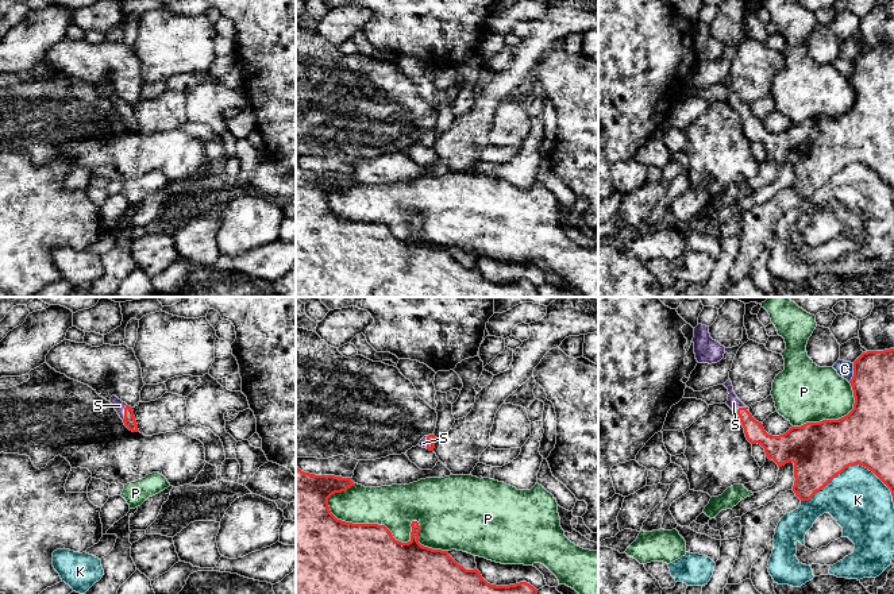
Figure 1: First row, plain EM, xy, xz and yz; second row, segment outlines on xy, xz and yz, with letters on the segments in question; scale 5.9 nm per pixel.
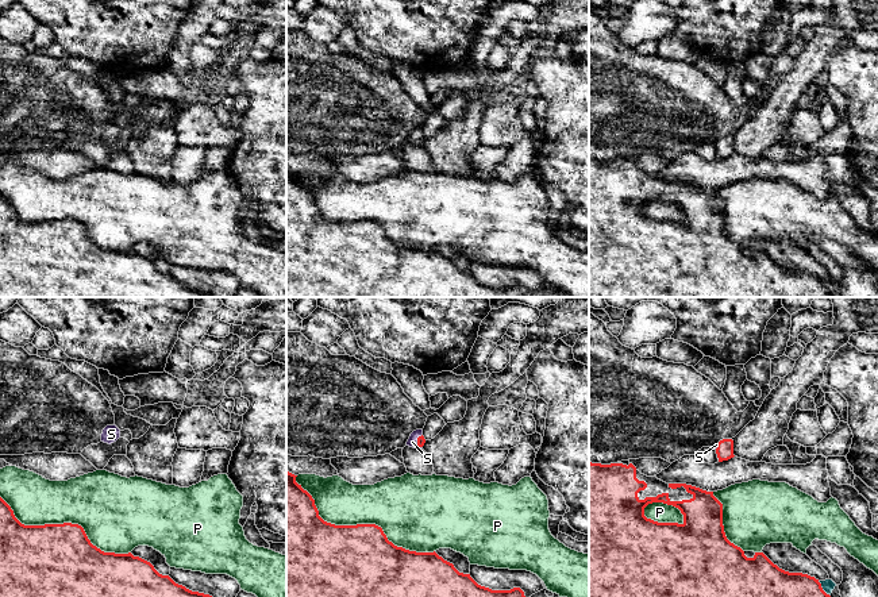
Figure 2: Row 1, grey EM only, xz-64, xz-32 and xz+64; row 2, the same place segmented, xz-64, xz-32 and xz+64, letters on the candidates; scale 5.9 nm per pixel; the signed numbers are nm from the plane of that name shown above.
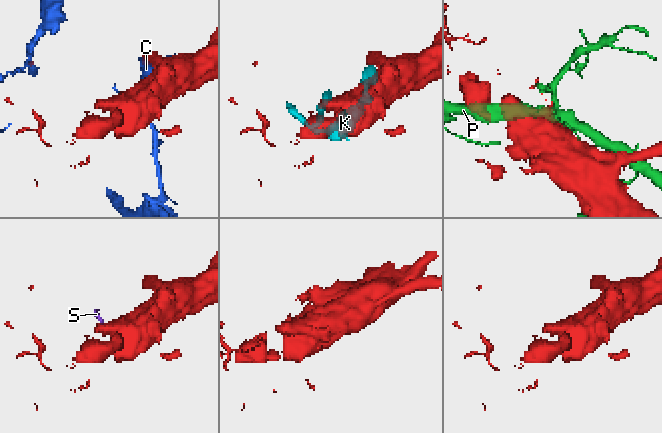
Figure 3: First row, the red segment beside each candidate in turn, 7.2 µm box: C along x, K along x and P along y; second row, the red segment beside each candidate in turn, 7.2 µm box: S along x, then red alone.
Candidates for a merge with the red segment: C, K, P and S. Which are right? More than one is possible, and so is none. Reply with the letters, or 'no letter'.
S

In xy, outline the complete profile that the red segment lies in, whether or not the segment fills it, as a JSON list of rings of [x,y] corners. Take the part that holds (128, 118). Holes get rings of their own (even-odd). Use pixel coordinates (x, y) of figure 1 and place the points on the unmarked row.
[[[112,93],[109,100],[112,101],[112,104],[115,105],[115,108],[117,109],[117,112],[123,117],[124,123],[130,128],[138,130],[139,127],[138,127],[138,122],[136,122],[132,105],[128,104],[122,97],[119,97],[116,93]]]

